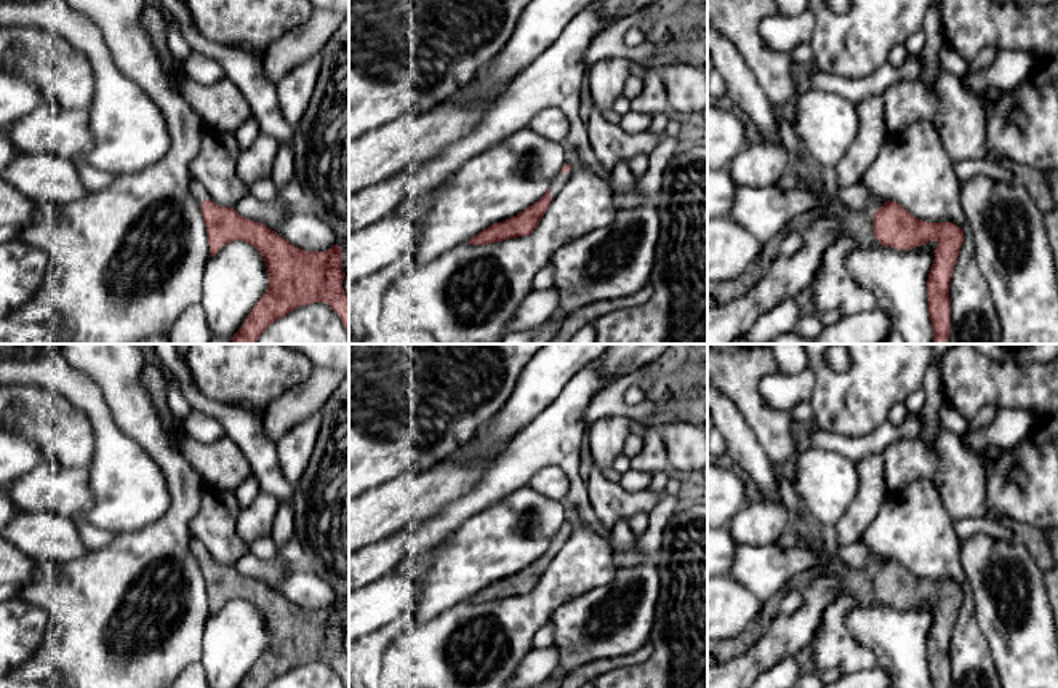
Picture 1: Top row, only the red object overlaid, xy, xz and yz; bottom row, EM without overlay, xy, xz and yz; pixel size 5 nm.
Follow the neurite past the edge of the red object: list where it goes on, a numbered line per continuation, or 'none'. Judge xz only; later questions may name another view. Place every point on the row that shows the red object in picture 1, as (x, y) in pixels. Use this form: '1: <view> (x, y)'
1: xz (557, 183)

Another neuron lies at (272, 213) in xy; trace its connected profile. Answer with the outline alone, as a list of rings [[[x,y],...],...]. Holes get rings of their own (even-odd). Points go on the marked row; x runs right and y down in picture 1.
[[[251,194],[245,195],[234,205],[234,210],[251,221],[261,222],[272,230],[277,230],[280,224],[296,210],[298,206],[288,205],[283,198],[275,197],[271,202],[261,202]]]

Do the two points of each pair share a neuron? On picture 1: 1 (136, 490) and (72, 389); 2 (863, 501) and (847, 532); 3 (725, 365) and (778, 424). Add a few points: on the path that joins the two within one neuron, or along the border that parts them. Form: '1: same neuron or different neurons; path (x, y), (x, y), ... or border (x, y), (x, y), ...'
1: same neuron; path (119, 464), (98, 413)
2: same neuron; path (863, 509), (853, 524)
3: same neuron; path (740, 381), (746, 397), (762, 413)

